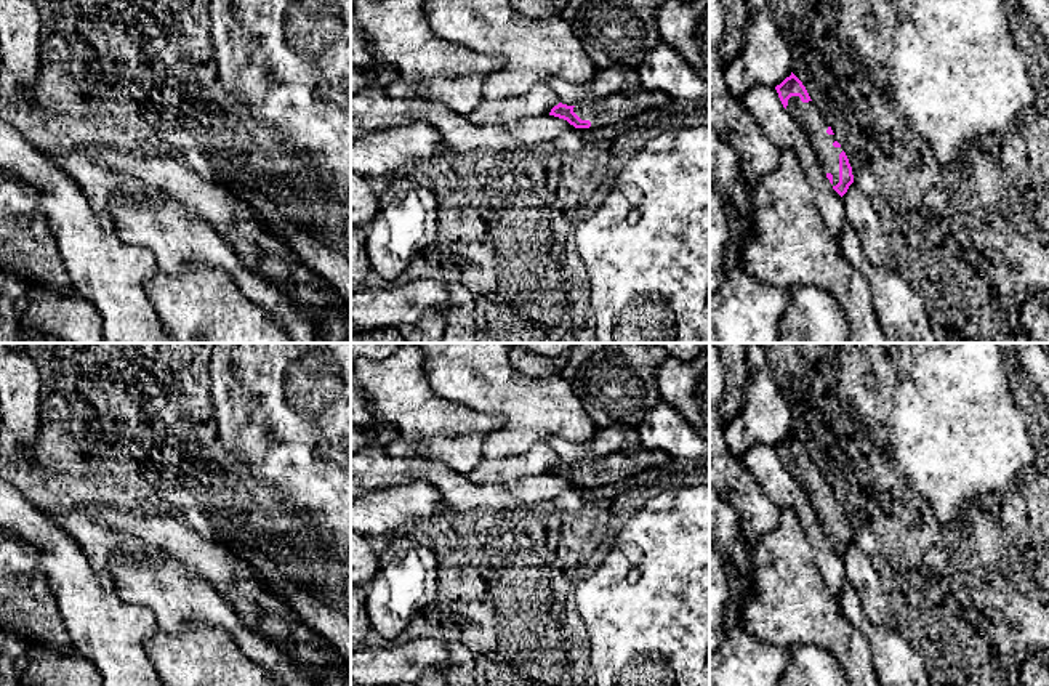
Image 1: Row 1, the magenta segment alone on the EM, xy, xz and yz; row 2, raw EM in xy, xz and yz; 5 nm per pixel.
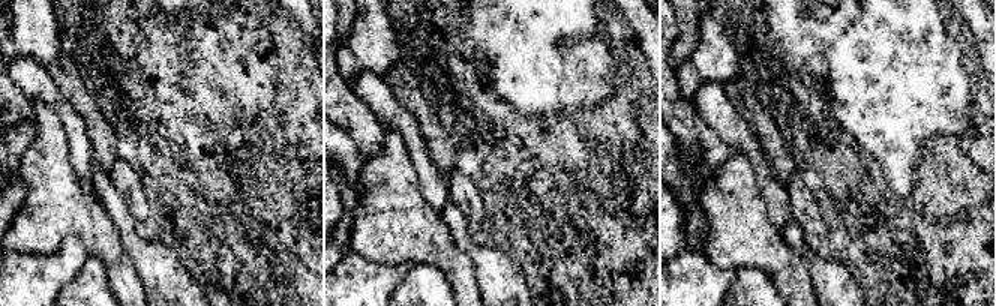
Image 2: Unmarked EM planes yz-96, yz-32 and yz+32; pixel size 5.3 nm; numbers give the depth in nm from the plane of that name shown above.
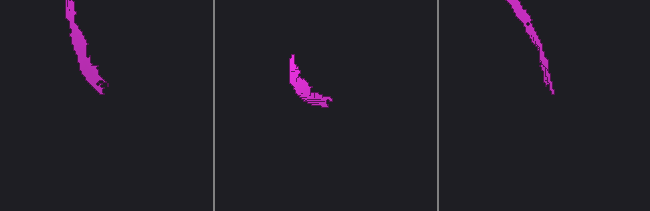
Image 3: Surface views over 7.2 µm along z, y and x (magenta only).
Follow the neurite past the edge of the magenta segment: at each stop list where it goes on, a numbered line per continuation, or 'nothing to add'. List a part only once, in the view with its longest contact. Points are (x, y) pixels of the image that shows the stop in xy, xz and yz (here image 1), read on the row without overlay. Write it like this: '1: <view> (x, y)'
1: yz (806, 473)

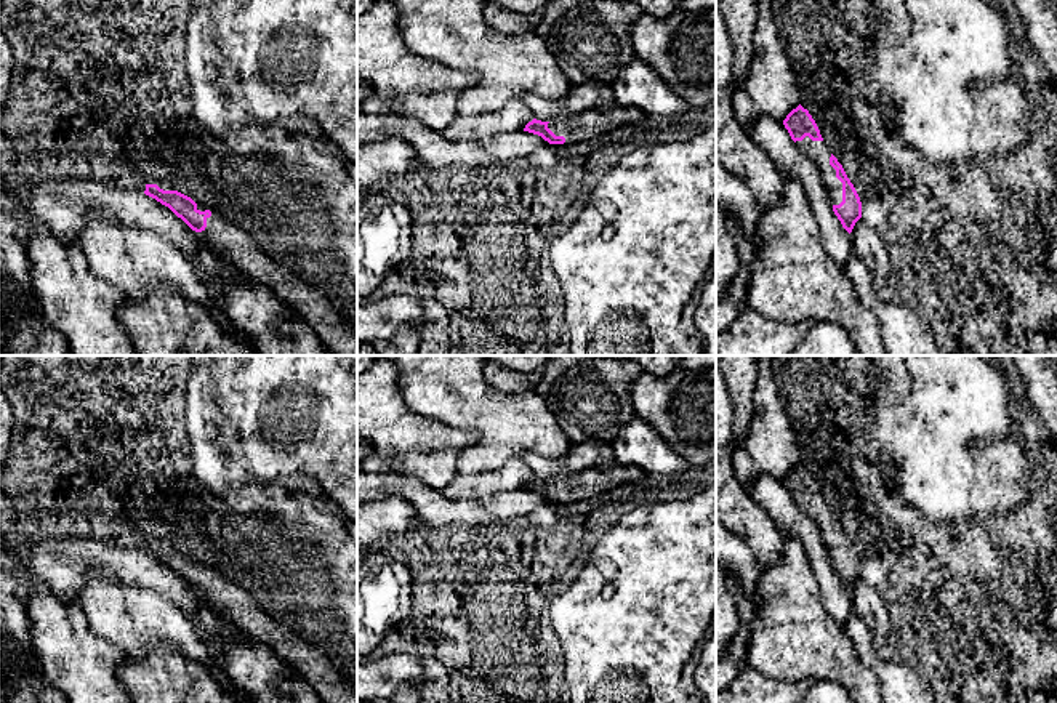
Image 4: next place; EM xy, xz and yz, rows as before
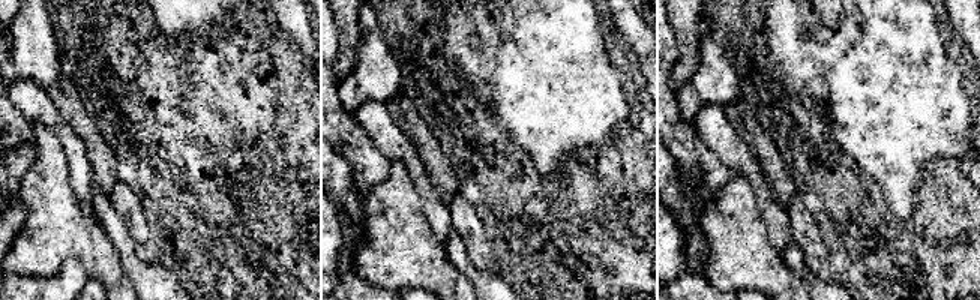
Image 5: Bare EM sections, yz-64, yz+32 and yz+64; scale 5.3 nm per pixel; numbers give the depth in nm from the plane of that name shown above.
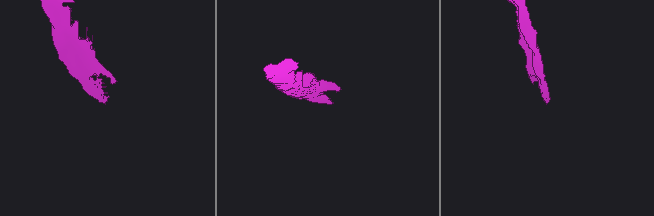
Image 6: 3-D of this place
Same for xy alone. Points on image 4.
1: xy (221, 593)

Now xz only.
1: xz (585, 484)

